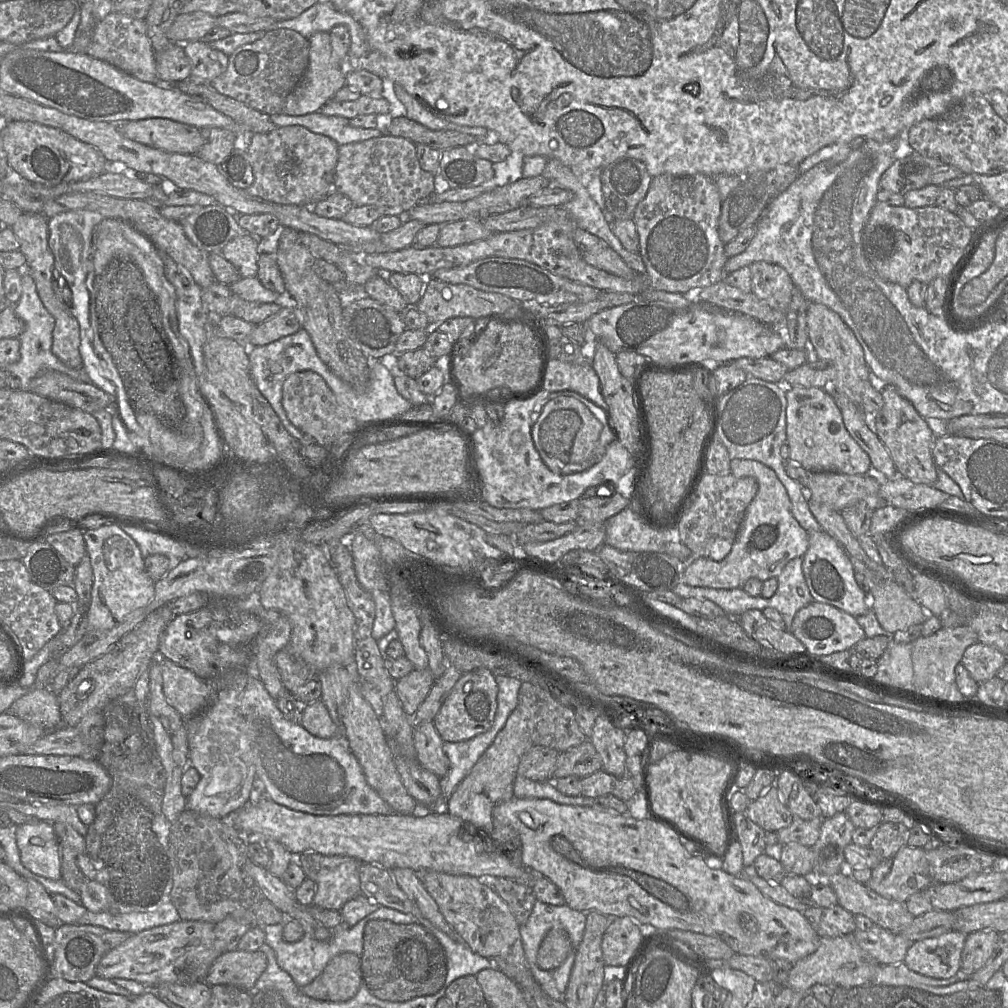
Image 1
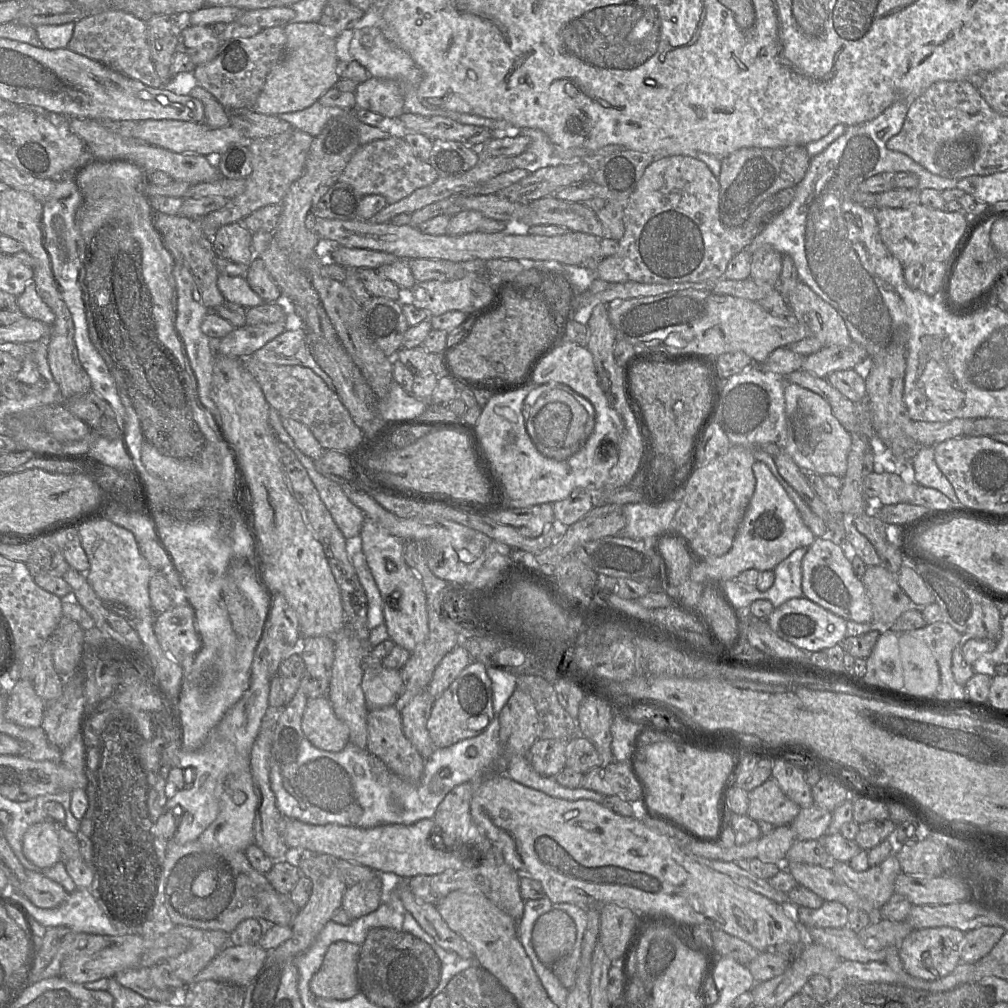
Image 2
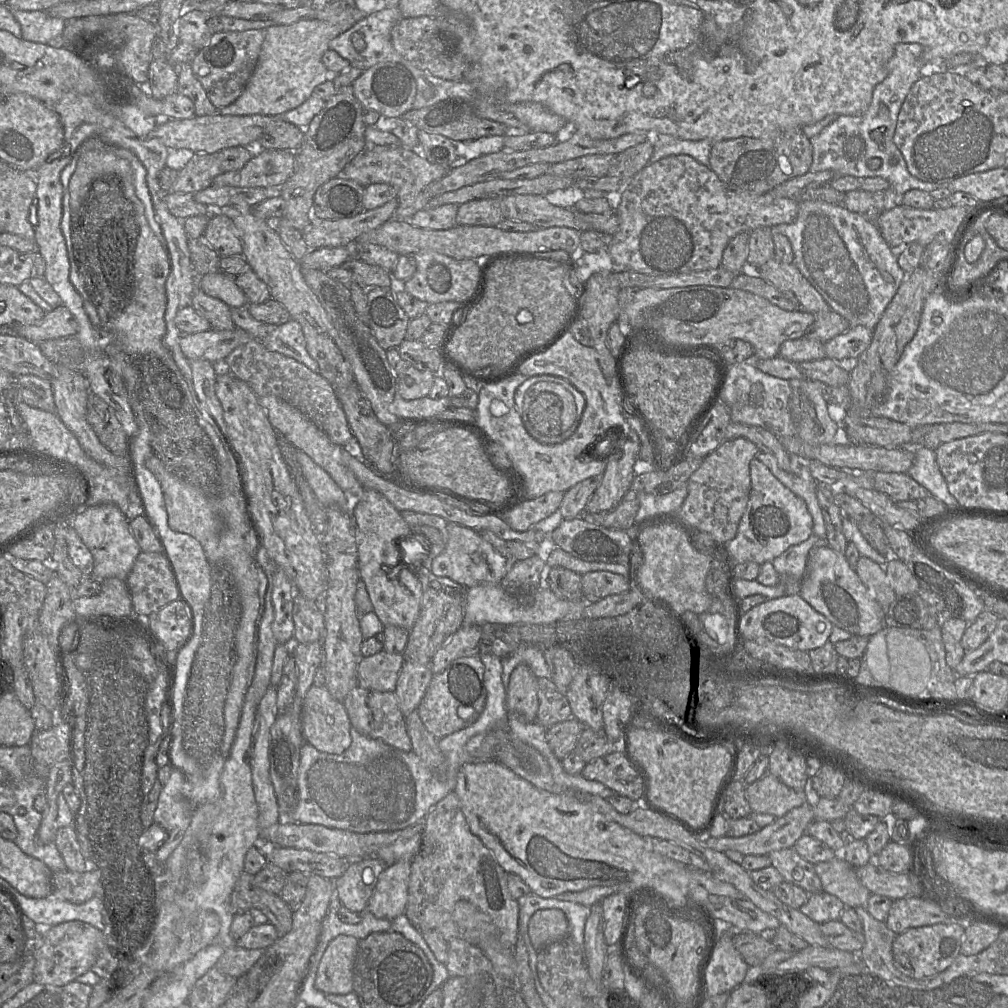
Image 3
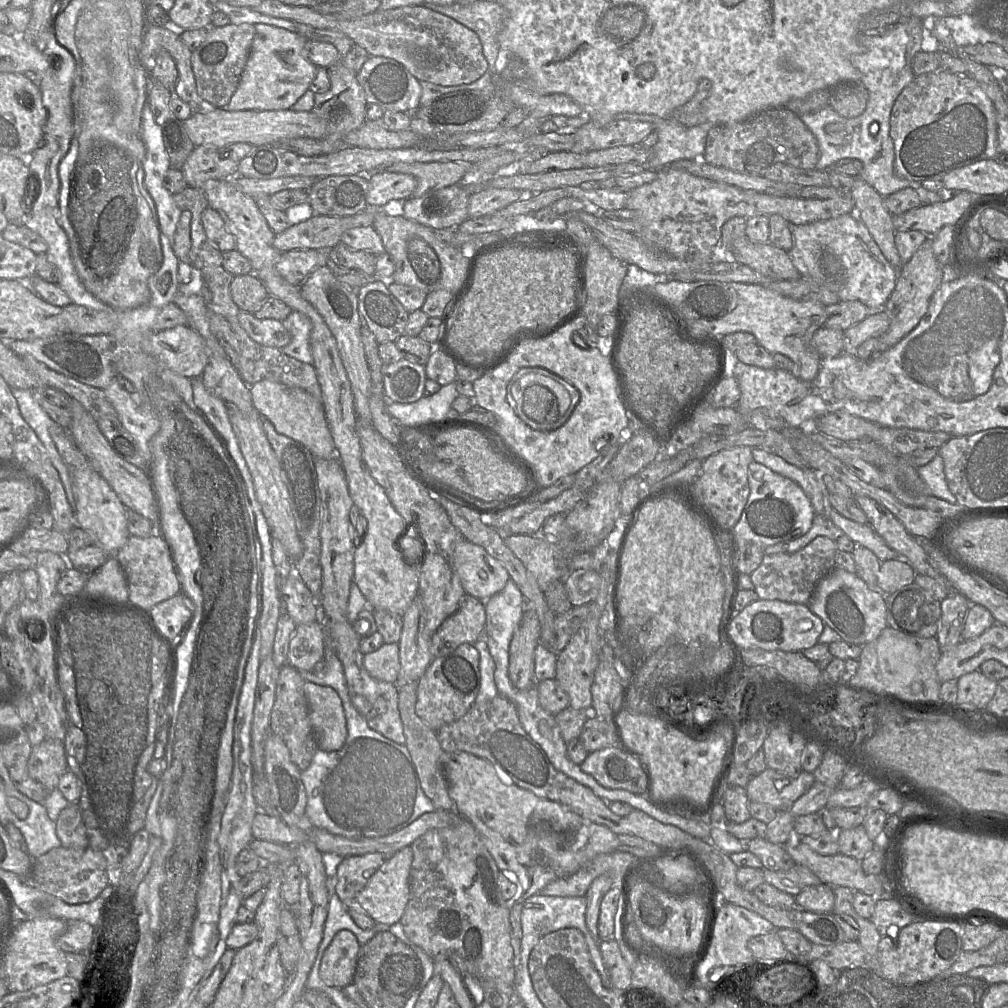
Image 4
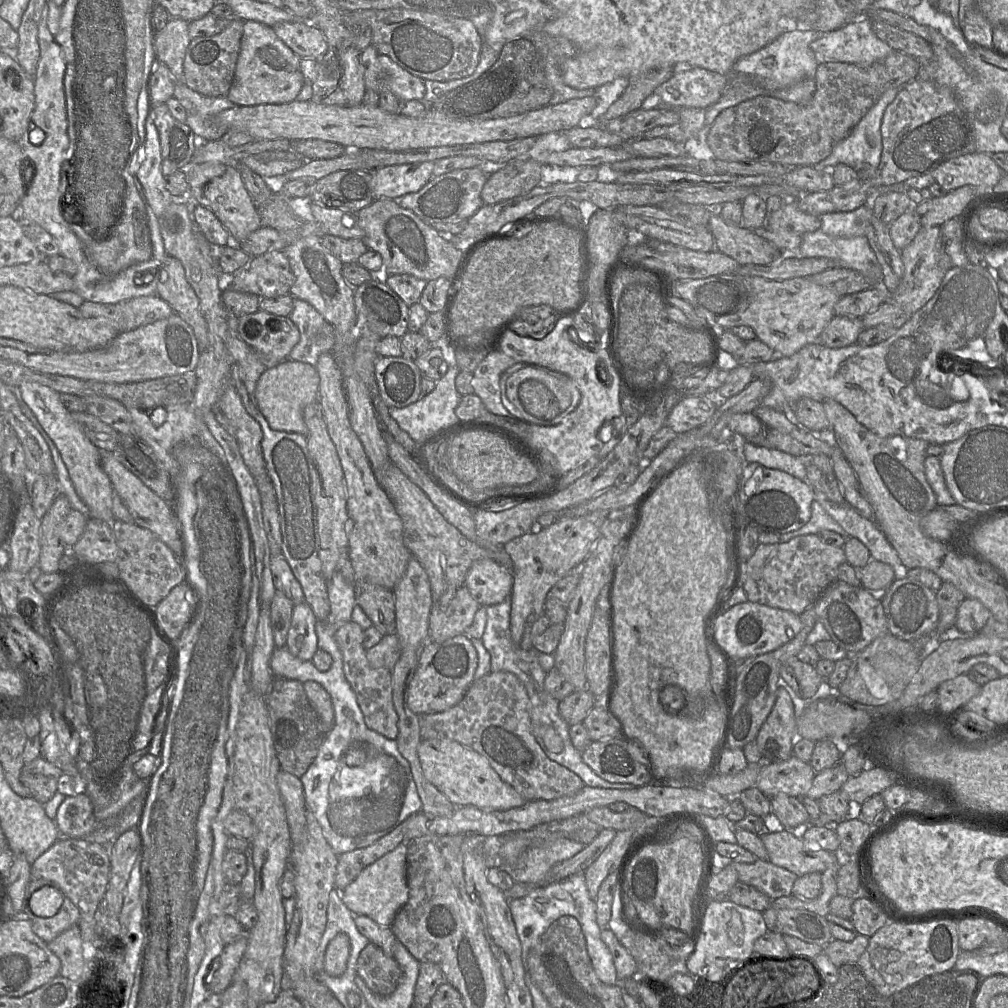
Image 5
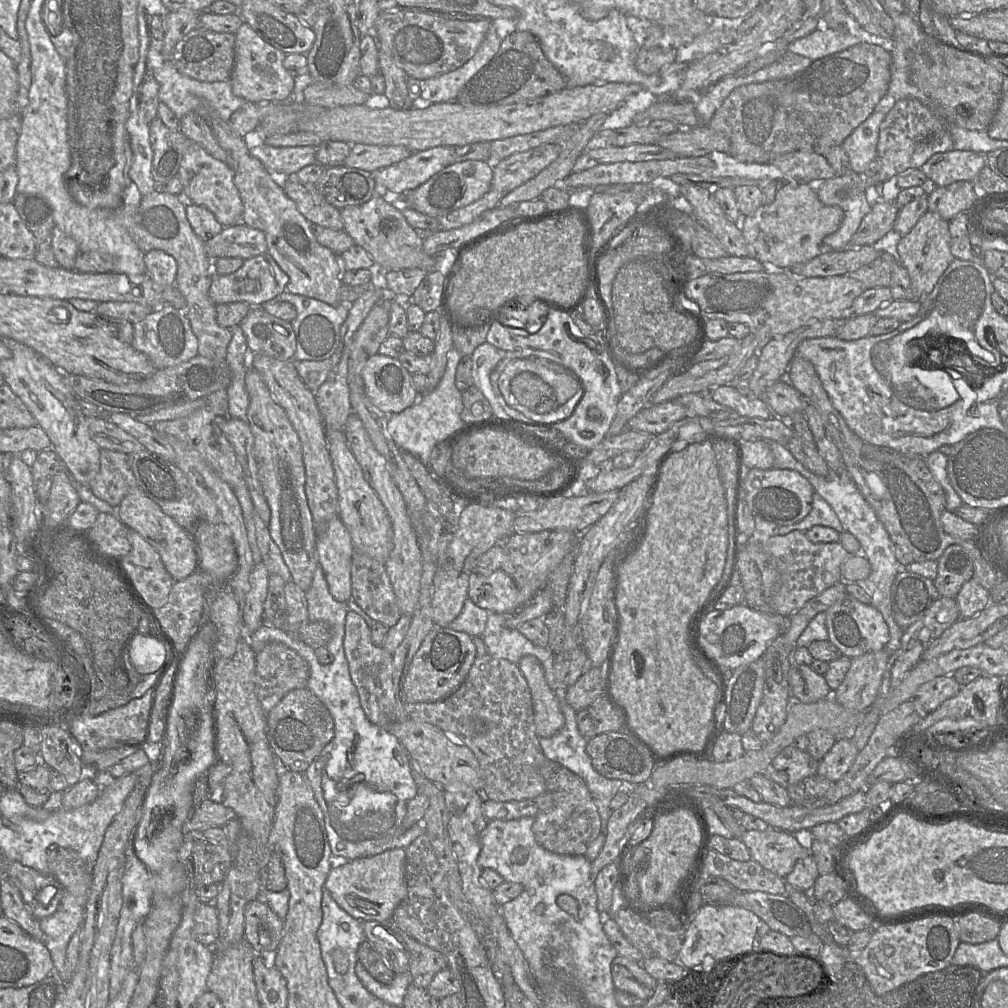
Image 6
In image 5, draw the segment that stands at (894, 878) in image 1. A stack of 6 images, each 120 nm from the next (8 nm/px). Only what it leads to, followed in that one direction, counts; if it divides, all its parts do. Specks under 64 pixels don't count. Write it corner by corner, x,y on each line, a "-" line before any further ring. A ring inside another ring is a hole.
757,859
754,863
731,862
737,871
738,881
752,886
771,900
792,894
798,876
768,860

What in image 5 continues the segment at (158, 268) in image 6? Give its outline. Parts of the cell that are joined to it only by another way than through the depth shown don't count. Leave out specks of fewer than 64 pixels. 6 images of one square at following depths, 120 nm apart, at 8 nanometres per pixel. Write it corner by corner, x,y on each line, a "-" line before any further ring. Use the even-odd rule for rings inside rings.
167,256
157,284
156,296
165,300
194,331
199,354
208,346
208,327
200,311
200,302
195,291
187,282
182,263

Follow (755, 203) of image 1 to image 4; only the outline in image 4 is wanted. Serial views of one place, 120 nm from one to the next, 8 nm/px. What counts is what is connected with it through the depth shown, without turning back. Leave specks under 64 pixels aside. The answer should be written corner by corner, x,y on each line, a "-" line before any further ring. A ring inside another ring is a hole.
781,106
763,110
741,122
710,125
702,159
712,165
761,176
765,169
776,163
784,163
805,170
814,170
819,157
820,150
816,137
797,114
787,107

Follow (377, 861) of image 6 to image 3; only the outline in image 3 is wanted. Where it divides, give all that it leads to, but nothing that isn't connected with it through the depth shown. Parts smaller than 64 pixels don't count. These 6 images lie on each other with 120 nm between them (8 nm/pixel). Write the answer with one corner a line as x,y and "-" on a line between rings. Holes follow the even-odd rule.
401,860
387,866
378,877
366,910
377,918
388,920
404,914
408,901
410,870
410,860

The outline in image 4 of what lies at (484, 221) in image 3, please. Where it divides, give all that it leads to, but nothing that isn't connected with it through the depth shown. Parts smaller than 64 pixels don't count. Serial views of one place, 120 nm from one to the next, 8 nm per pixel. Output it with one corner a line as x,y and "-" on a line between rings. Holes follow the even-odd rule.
486,187
472,193
469,198
468,214
471,218
492,215
513,202
521,199
523,193
519,190

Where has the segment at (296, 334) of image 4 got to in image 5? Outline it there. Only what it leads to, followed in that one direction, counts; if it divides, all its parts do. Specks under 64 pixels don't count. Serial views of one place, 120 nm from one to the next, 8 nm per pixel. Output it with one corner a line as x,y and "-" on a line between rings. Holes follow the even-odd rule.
294,298
294,308
289,318
300,333
299,342
289,354
290,360
315,366
321,354
332,352
334,328
311,304

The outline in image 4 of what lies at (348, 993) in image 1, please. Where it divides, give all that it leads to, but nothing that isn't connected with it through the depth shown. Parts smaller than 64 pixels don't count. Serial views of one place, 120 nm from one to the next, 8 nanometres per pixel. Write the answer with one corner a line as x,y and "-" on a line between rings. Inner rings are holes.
340,930
325,949
319,967
321,980
342,989
353,982
360,944
349,930

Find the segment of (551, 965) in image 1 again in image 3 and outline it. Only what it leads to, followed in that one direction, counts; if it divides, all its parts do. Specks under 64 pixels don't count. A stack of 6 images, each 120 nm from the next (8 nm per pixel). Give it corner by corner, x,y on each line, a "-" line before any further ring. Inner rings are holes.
556,908
538,910
529,920
528,934
534,949
540,951
569,935
568,919

